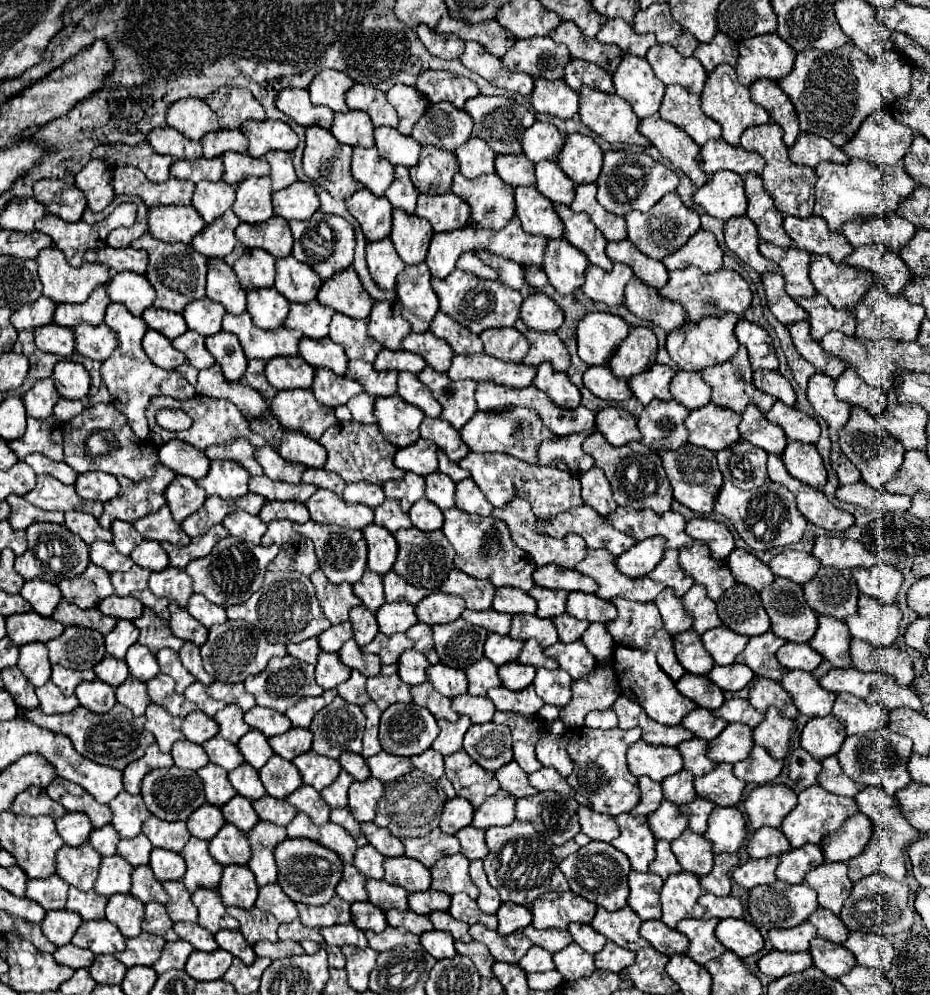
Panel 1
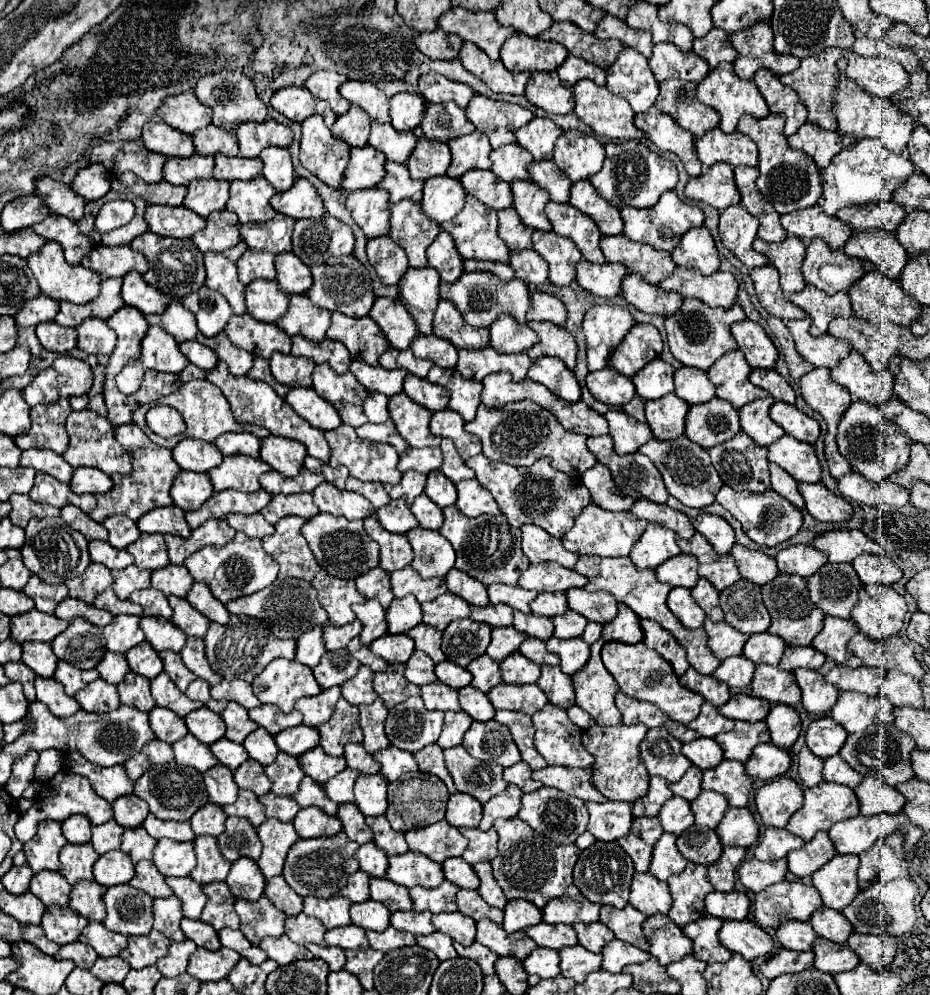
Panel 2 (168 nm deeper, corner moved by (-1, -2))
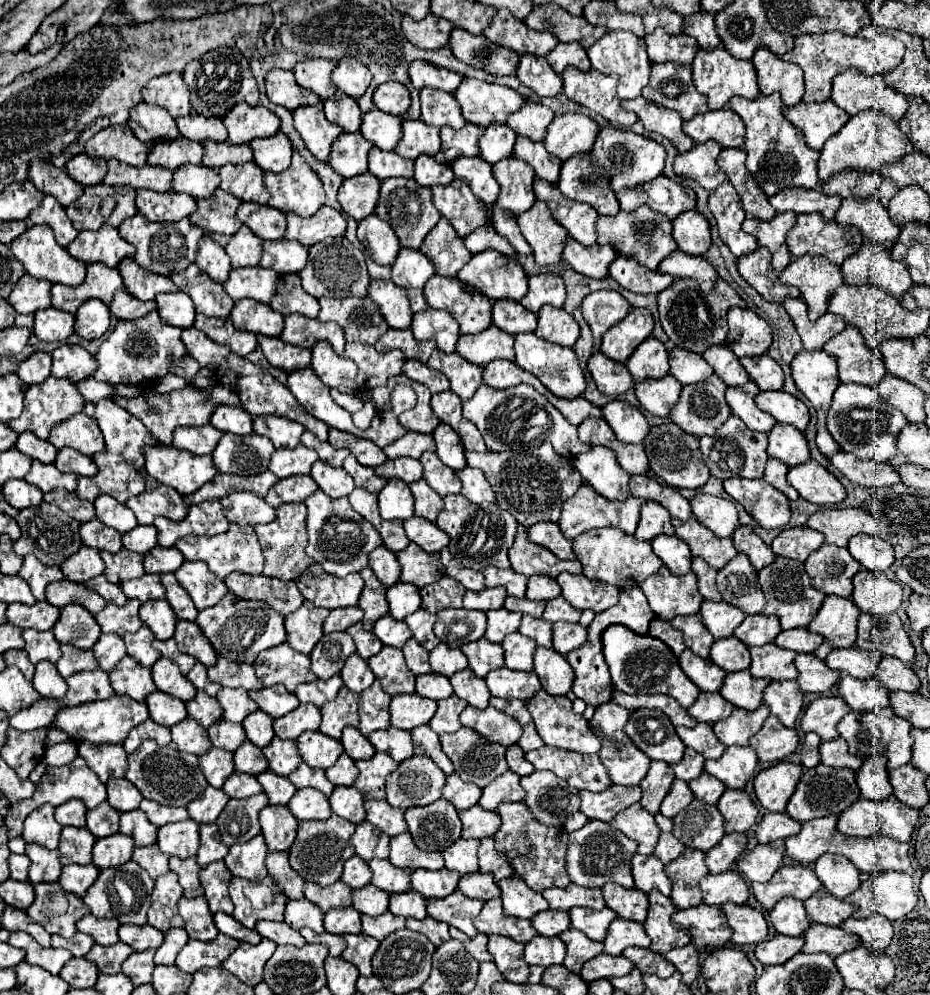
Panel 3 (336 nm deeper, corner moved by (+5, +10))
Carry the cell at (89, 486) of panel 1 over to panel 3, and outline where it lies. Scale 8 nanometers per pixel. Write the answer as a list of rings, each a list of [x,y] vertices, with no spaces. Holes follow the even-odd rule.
[[[72,448],[58,450],[54,466],[60,472],[74,472],[78,476],[94,476],[98,472],[98,468],[90,456],[78,452],[78,450],[72,450]]]

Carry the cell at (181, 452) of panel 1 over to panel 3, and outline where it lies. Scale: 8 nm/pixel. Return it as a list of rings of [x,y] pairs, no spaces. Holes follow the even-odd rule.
[[[212,424],[198,428],[176,428],[172,446],[188,450],[192,454],[212,454],[222,436],[224,432],[218,432],[218,428]]]

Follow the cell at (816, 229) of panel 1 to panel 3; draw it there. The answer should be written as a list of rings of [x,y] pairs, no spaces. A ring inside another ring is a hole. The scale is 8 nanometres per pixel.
[[[786,188],[774,196],[770,196],[770,204],[776,212],[796,212],[796,214],[810,214],[820,212],[824,220],[832,220],[834,212],[838,210],[842,198],[840,196],[826,196],[820,190],[804,190],[804,188]]]

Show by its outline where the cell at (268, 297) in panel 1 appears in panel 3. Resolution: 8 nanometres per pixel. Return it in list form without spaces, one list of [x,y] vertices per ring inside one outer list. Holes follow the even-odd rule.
[[[236,268],[230,272],[224,290],[230,294],[232,300],[252,298],[268,304],[276,292],[276,278],[278,274],[270,268]]]

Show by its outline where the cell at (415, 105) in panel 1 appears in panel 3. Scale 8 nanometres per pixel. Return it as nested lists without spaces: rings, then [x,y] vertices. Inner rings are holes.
[[[386,82],[374,90],[372,102],[378,110],[382,110],[386,114],[402,116],[410,106],[410,92],[406,86],[398,84],[398,82]]]

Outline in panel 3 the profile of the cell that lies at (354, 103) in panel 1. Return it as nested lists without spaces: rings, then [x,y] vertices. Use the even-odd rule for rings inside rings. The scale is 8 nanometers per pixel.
[[[346,56],[336,62],[336,68],[332,72],[334,86],[352,98],[360,98],[366,92],[370,80],[370,70],[360,60]]]

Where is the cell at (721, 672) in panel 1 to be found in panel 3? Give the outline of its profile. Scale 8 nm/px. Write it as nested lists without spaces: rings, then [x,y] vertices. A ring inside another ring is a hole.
[[[730,636],[728,640],[716,640],[710,648],[710,660],[716,662],[726,672],[748,670],[750,668],[750,652],[748,646],[738,638]]]

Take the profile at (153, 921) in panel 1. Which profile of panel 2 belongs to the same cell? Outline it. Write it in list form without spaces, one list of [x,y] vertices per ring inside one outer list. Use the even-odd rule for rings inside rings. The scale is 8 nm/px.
[[[176,896],[168,898],[156,898],[154,900],[154,928],[168,936],[170,940],[184,940],[184,932],[180,930],[182,920],[182,908],[180,900]]]

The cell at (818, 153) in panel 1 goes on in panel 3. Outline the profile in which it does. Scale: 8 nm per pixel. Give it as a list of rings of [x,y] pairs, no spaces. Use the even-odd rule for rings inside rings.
[[[832,100],[824,102],[800,102],[796,106],[784,108],[784,118],[798,126],[806,138],[806,144],[814,150],[822,150],[824,142],[840,132],[840,128],[848,122],[848,114],[840,110]]]

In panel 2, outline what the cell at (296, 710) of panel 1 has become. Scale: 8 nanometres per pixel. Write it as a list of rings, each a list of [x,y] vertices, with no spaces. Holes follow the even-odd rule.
[[[334,686],[330,690],[320,692],[320,696],[316,696],[316,698],[300,698],[294,704],[294,708],[300,710],[306,726],[318,726],[330,718],[338,698],[340,698],[340,688]]]

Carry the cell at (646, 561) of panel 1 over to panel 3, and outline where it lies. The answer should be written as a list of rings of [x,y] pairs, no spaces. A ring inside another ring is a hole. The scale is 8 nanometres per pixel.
[[[646,500],[642,504],[640,524],[634,536],[638,540],[652,540],[658,534],[674,534],[674,526],[670,524],[670,520],[672,518],[666,508],[662,508],[662,504],[658,504],[656,500]]]

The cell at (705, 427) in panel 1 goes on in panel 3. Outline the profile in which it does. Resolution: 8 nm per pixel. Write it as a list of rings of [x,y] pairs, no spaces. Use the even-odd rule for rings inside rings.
[[[716,374],[704,382],[684,386],[680,402],[670,412],[670,420],[696,438],[714,434],[732,414],[724,398],[726,388]]]

